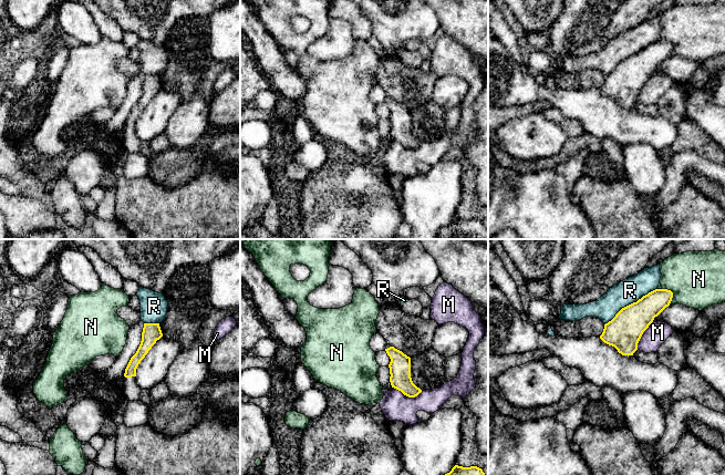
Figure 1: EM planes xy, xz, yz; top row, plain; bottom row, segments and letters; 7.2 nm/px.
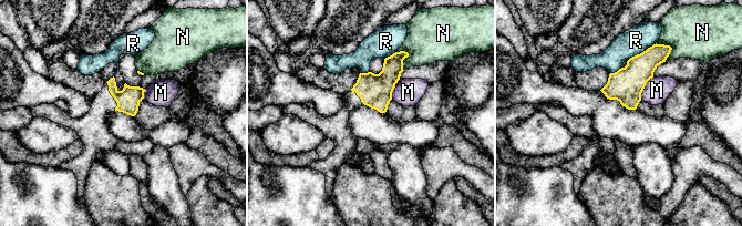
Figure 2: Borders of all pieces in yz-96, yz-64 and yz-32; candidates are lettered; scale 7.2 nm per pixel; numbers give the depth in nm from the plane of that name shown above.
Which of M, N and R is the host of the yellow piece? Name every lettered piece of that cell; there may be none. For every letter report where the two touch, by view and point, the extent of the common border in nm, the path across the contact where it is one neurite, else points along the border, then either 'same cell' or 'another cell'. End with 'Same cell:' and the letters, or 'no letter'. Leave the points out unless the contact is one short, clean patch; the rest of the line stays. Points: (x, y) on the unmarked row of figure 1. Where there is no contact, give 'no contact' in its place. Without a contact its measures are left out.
M: xz (407, 147) | 220 nm | another cell
N: yz (671, 43) | 150 nm | another cell
R: yz (631, 55) | 460 nm | another cell
Same cell: no letter

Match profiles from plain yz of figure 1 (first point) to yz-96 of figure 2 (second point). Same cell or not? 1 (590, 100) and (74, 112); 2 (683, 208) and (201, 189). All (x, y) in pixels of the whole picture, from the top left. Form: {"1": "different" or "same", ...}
{"1": "same", "2": "same"}

